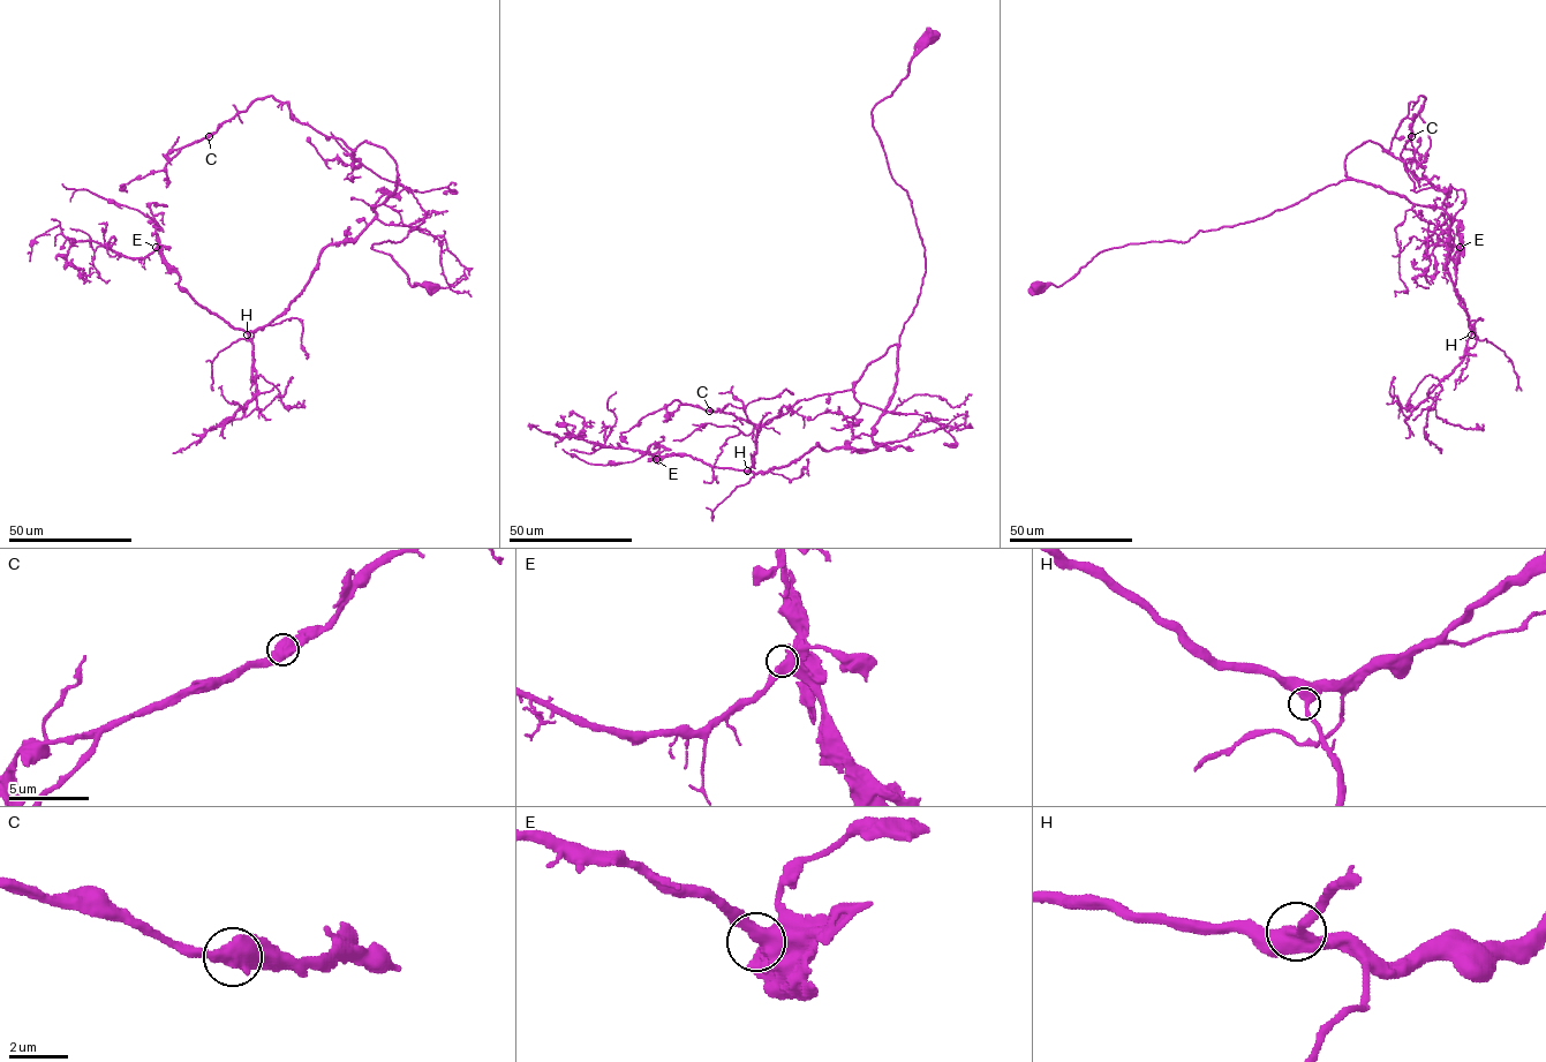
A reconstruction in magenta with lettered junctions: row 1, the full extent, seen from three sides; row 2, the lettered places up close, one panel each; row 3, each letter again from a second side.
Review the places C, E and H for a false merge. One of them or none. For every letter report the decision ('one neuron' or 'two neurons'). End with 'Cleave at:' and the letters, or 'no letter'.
C: one neuron
E: one neuron
H: one neuron
Cleave at: no letter

